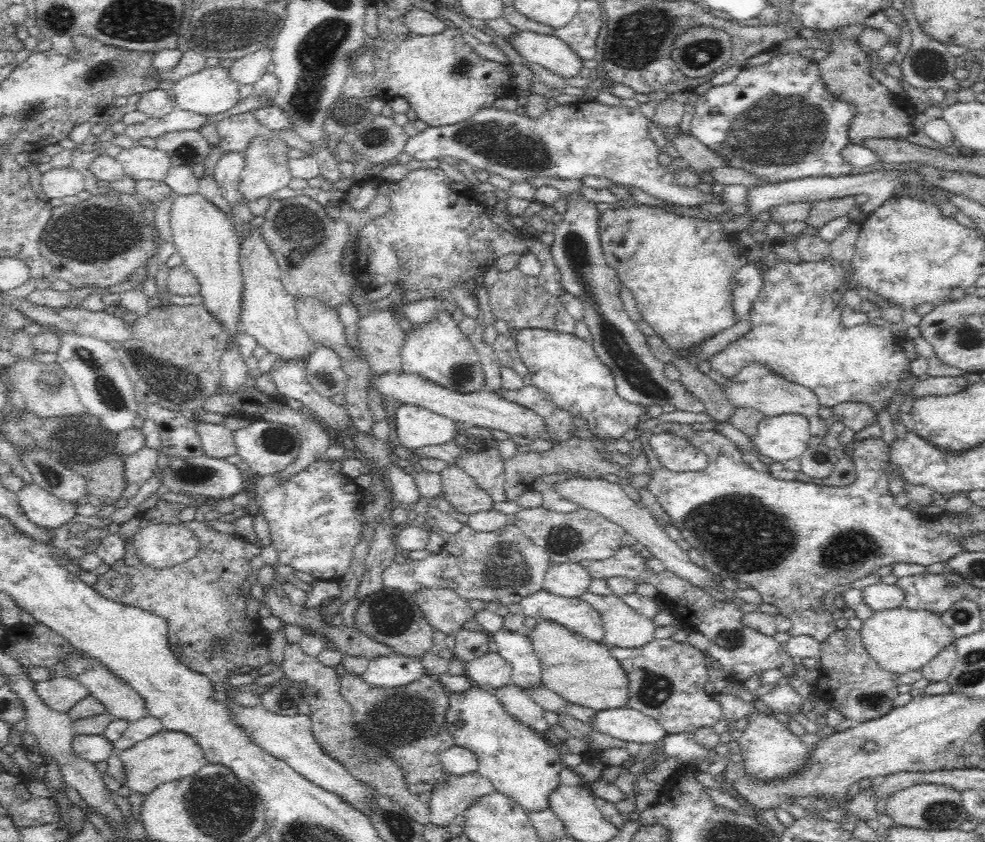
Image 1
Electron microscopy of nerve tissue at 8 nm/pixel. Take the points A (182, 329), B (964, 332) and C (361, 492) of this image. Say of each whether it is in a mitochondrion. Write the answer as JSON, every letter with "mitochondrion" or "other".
{"A":"other","B":"mitochondrion","C":"other"}

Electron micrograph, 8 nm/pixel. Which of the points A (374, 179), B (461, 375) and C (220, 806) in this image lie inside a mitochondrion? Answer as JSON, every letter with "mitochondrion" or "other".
{"A":"other","B":"mitochondrion","C":"mitochondrion"}

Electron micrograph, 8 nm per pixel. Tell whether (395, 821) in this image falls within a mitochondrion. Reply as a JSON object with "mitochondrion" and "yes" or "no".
{"mitochondrion":"yes"}

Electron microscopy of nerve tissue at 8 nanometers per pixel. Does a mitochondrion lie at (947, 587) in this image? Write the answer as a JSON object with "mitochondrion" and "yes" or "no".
{"mitochondrion":"yes"}

